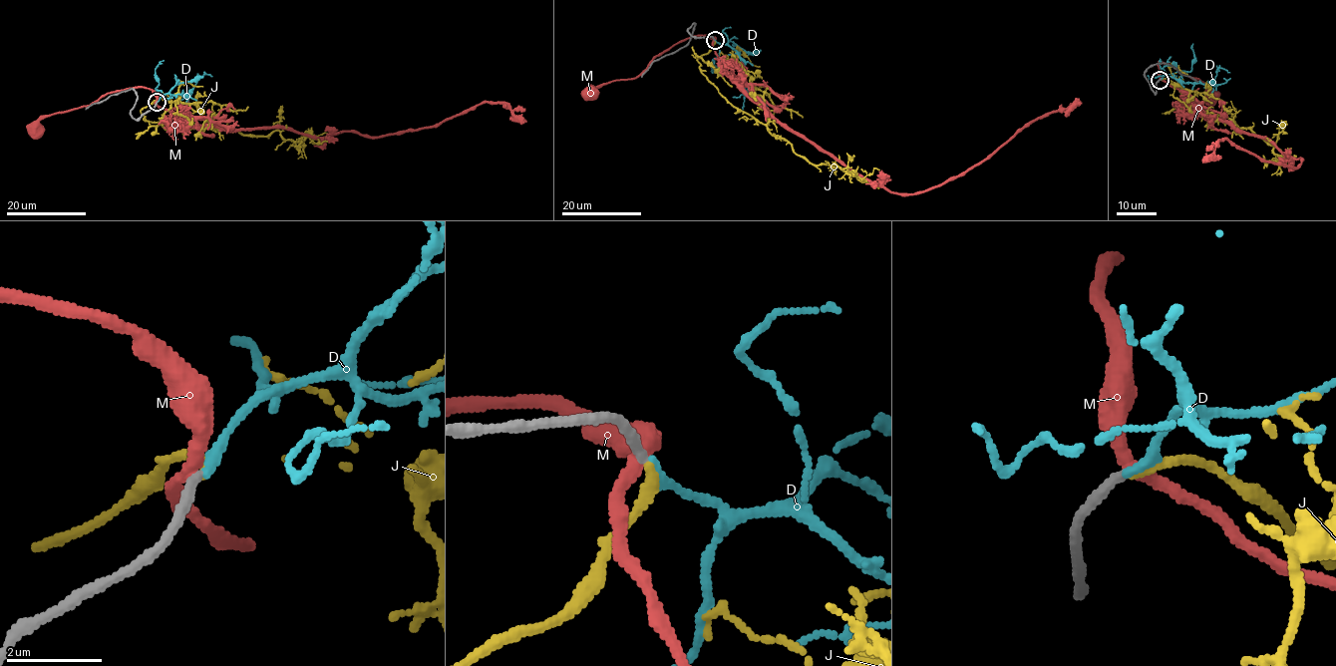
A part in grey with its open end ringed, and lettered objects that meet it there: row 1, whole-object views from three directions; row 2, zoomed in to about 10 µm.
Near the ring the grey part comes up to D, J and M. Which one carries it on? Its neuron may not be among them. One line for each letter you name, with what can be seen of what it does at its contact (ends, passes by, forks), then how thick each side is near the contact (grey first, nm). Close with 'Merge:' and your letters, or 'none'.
J: it ends there; 200 nm thick on the grey side, 190 nm on the other
Merge: J

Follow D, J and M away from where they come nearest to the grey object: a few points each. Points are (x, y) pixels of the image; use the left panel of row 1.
D: (158, 102), (165, 94), (186, 97), (185, 94), (188, 95), (202, 75), (212, 76)
J: (158, 102), (141, 115), (174, 133), (212, 129), (221, 111), (211, 102), (174, 102), (161, 124), (136, 139)
M: (157, 102), (157, 96), (150, 89), (130, 88), (100, 97), (88, 106), (45, 116), (36, 130)

